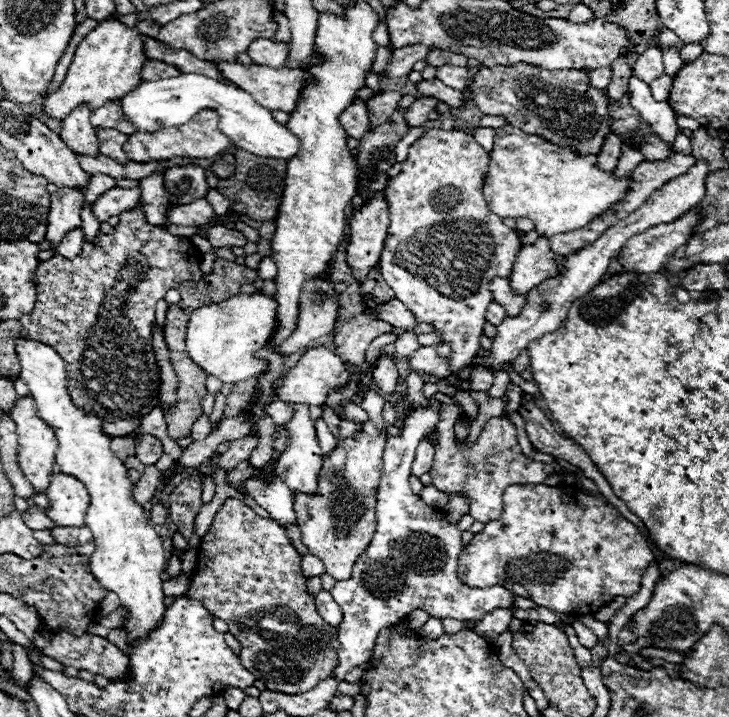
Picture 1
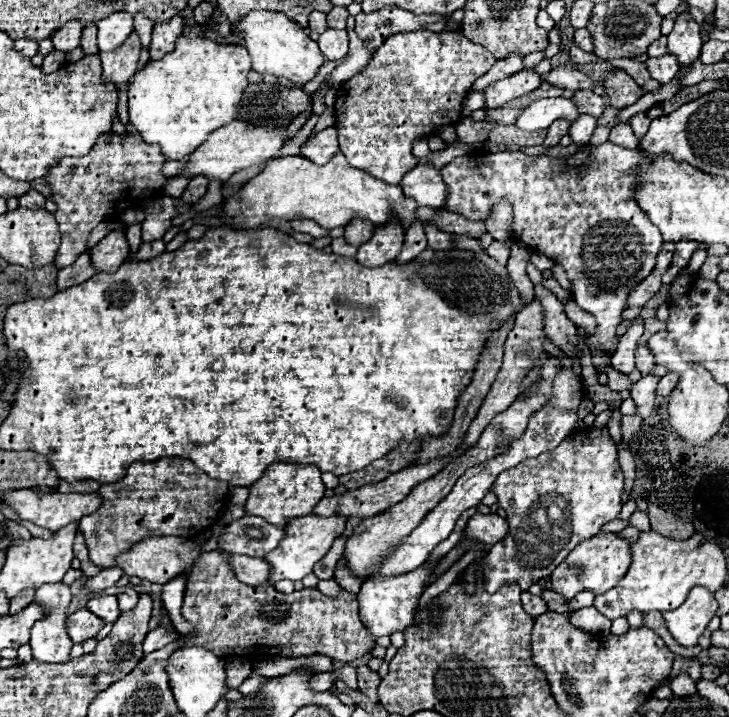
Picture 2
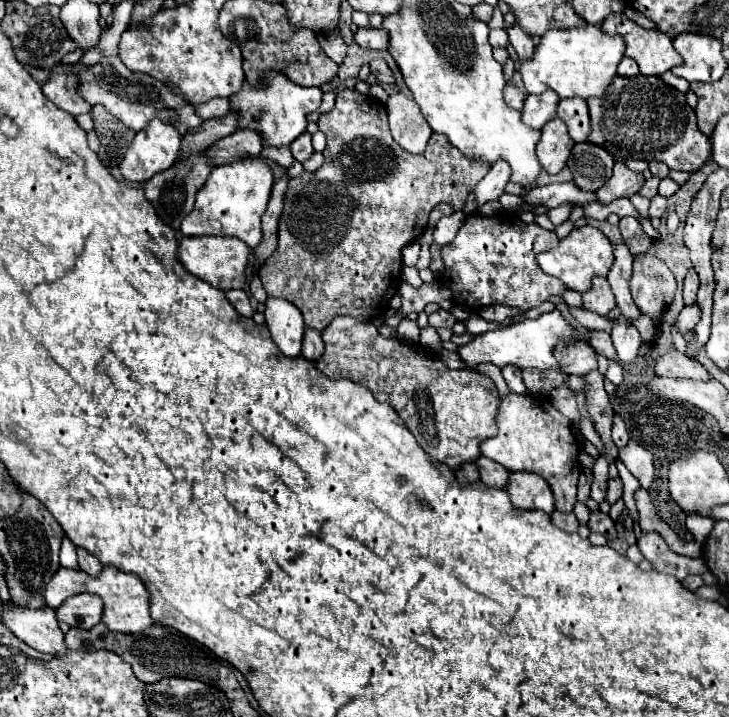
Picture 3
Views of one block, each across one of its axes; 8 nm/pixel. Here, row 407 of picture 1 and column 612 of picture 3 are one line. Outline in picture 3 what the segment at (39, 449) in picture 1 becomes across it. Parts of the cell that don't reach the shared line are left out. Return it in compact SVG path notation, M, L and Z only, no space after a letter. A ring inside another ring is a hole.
M610 14L602 22L602 30L610 36L624 36L626 56L638 62L640 74L660 76L682 64L682 56L674 50L670 36L658 30L646 30L628 20L624 14Z

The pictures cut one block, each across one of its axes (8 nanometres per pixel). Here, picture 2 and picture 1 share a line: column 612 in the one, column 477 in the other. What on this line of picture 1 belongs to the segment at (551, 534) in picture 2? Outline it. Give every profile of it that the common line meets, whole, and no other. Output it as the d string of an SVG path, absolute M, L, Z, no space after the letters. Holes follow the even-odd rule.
M456 404L442 406L442 416L436 426L440 440L436 446L430 476L432 476L432 484L442 492L468 494L468 498L470 498L468 512L476 520L486 524L486 522L502 516L502 512L504 512L502 492L508 486L512 486L512 484L544 484L544 480L554 472L554 468L546 462L530 460L520 452L520 446L516 440L516 428L506 417L490 419L474 446L469 447L466 444L458 446L456 438L454 438L454 424L458 422L460 414L462 414L462 410Z

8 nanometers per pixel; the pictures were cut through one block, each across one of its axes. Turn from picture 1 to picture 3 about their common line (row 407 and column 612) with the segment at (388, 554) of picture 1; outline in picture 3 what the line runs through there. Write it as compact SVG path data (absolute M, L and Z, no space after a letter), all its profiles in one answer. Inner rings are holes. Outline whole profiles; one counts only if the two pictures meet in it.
M614 416L612 440L614 440L614 444L616 444L618 448L624 448L624 446L628 444L628 440L630 440L630 436L628 436L628 430L626 430L626 424L624 424L624 420L622 420L620 416Z

